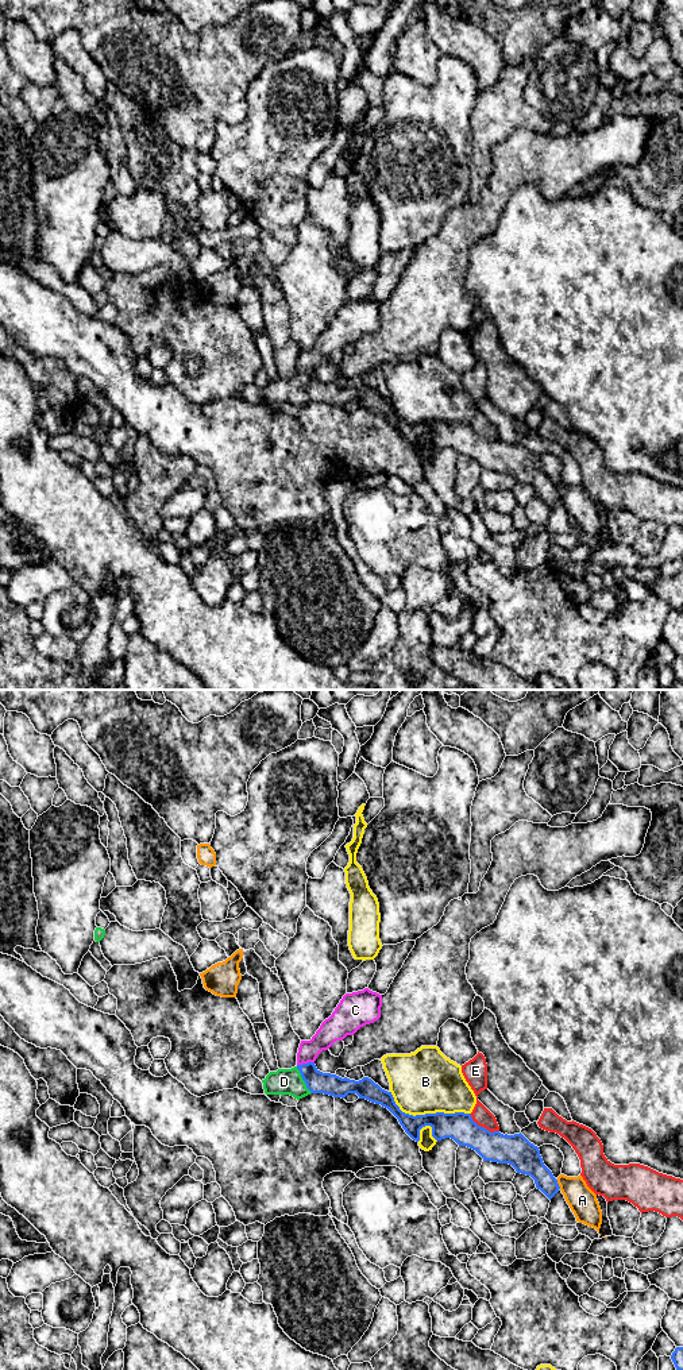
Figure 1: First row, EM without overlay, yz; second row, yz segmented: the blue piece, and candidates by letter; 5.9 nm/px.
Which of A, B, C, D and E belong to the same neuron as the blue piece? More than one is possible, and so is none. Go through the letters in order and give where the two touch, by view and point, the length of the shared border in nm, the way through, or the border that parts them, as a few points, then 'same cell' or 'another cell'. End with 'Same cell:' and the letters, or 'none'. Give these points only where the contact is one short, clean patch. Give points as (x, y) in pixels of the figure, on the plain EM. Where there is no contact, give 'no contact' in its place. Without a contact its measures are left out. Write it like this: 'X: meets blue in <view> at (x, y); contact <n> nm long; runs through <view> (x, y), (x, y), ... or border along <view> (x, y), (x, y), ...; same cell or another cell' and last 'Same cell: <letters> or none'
A: meets blue in yz at (558, 493); contact 60 nm long; another cell
B: meets blue in yz at (425, 423); contact 500 nm long; another cell
C: meets blue in yz at (305, 373); contact 110 nm long; border along yz (313, 370), (297, 374); another cell
D: meets blue in yz at (303, 388); contact 190 nm long; runs through yz (316, 390), (303, 388), (284, 390); same cell
E: meets blue in yz at (483, 436); contact 220 nm long; another cell
Same cell: D

